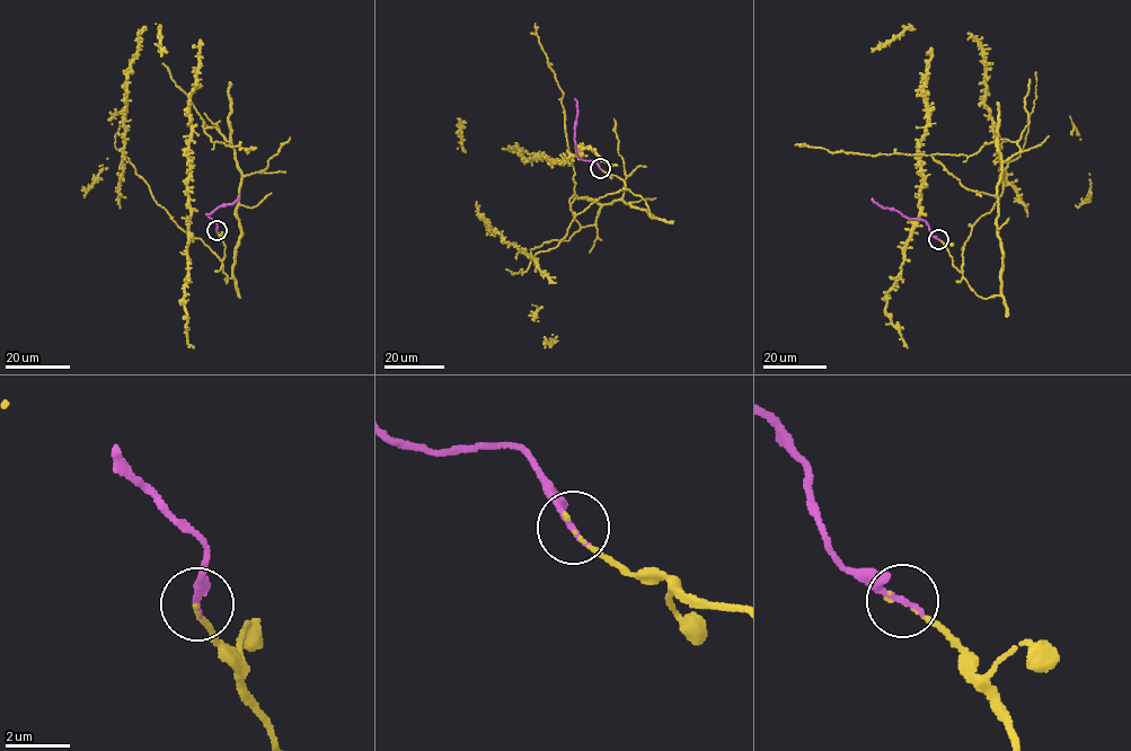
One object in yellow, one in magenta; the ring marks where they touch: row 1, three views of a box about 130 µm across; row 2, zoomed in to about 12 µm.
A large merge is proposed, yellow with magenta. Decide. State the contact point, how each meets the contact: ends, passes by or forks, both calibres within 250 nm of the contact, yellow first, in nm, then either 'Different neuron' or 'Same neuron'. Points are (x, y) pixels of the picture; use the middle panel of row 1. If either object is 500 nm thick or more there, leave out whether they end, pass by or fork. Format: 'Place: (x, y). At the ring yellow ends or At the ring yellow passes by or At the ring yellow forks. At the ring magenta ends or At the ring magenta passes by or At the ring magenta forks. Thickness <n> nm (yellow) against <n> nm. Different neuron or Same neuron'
Place: (600, 168). At the ring yellow ends. At the ring magenta ends. Thickness 110 nm (yellow) against 200 nm. Same neuron

